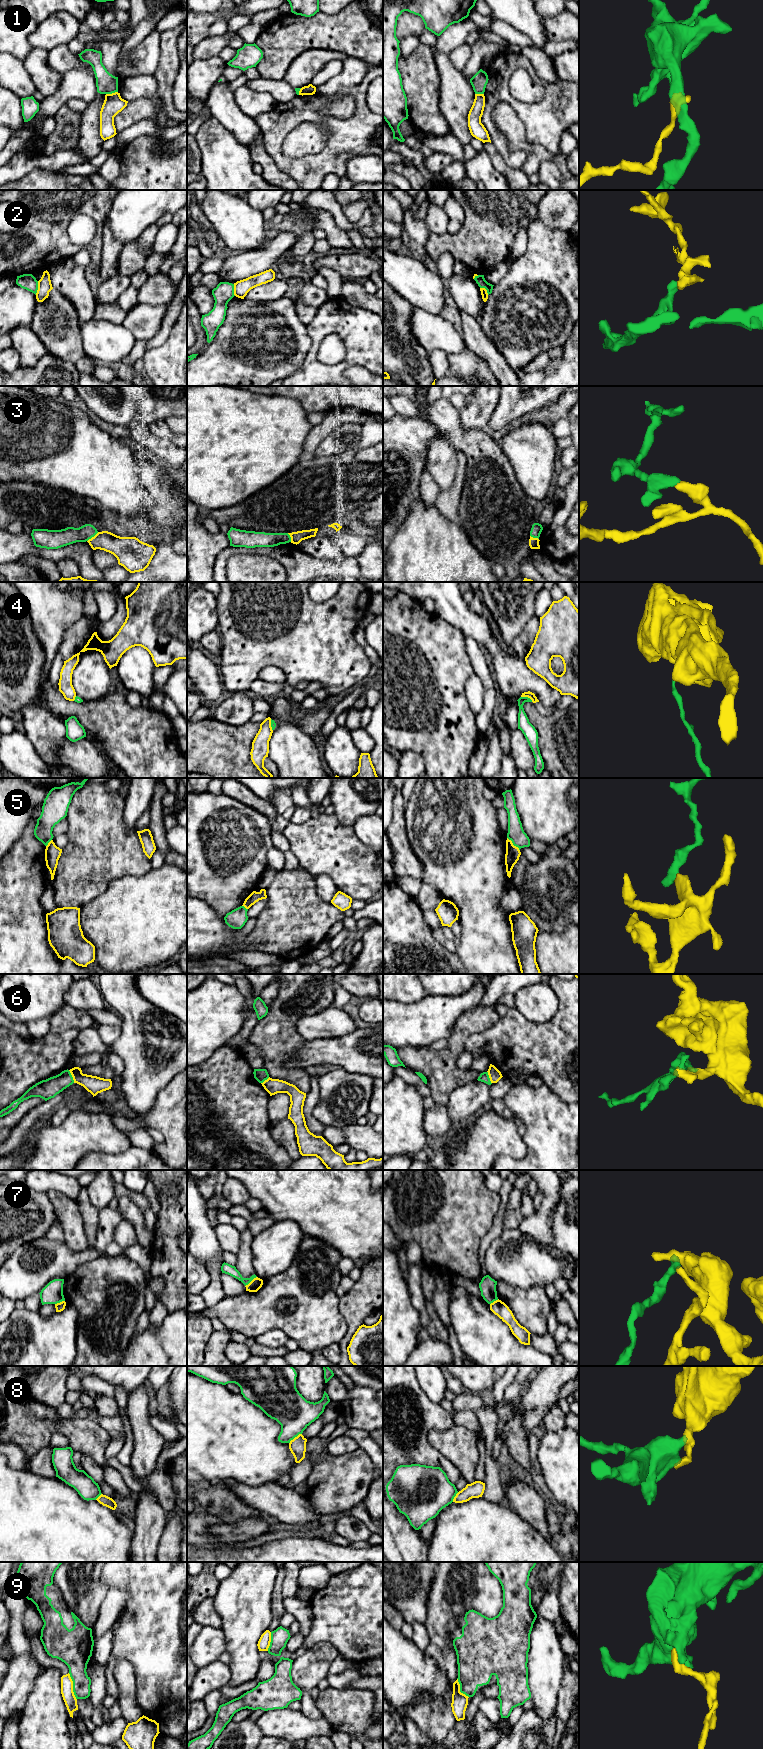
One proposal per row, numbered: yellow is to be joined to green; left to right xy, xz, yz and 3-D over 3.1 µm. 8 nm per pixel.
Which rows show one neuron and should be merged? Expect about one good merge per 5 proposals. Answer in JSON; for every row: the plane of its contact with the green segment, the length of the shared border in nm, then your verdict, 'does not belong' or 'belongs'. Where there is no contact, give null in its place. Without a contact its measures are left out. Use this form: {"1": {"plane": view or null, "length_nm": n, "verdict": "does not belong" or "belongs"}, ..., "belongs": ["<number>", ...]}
{"1": {"plane": "xy", "length_nm": 100, "verdict": "does not belong"}, "2": {"plane": "xy", "length_nm": 110, "verdict": "does not belong"}, "3": {"plane": "xy", "length_nm": 120, "verdict": "does not belong"}, "4": {"plane": "yz", "length_nm": 100, "verdict": "does not belong"}, "5": {"plane": "yz", "length_nm": 150, "verdict": "does not belong"}, "6": {"plane": "xy", "length_nm": 120, "verdict": "does not belong"}, "7": {"plane": "xz", "length_nm": 130, "verdict": "does not belong"}, "8": {"plane": "xz", "length_nm": 130, "verdict": "does not belong"}, "9": {"plane": "xy", "length_nm": 220, "verdict": "does not belong"}, "belongs": []}

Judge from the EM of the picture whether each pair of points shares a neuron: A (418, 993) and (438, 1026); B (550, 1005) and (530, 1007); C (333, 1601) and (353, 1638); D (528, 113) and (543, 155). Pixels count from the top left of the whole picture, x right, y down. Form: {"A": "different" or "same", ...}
{"A": "different", "B": "same", "C": "same", "D": "different"}

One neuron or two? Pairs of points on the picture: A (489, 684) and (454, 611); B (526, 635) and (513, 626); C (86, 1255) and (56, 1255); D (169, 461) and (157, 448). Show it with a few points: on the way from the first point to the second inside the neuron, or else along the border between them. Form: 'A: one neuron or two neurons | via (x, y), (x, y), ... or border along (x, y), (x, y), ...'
A: two neurons | border along (465, 637), (471, 637), (480, 647)
B: two neurons | border along (534, 616), (526, 623), (522, 632), (511, 645)
C: one neuron | via (79, 1256), (63, 1256)
D: one neuron | via (167, 458), (160, 451)

